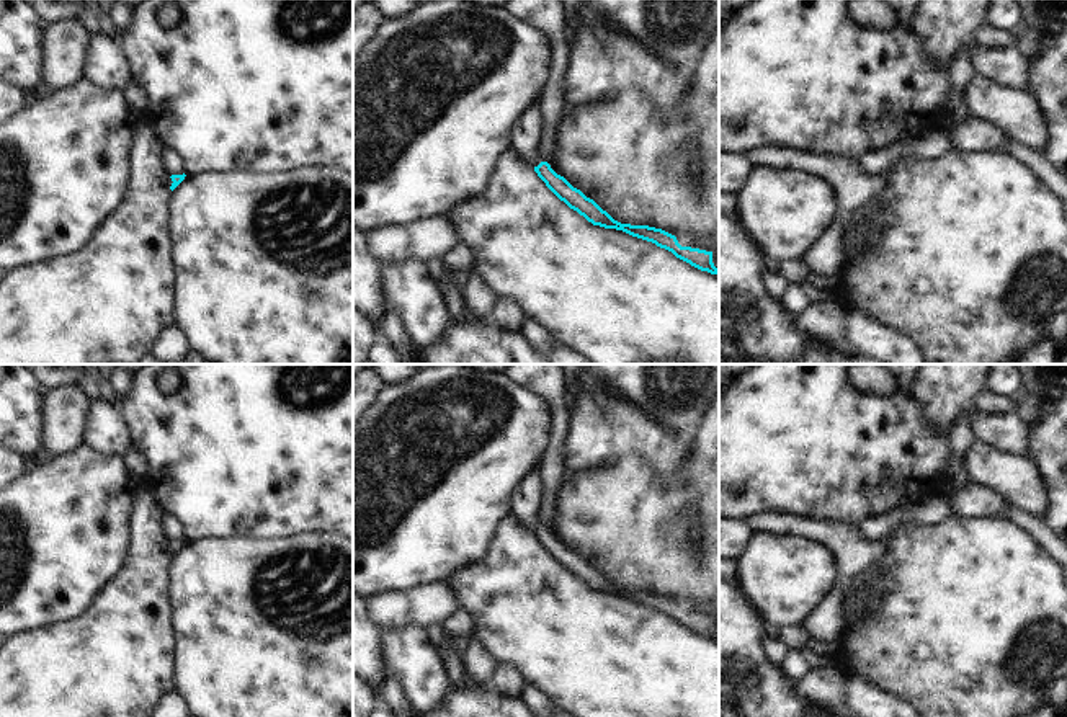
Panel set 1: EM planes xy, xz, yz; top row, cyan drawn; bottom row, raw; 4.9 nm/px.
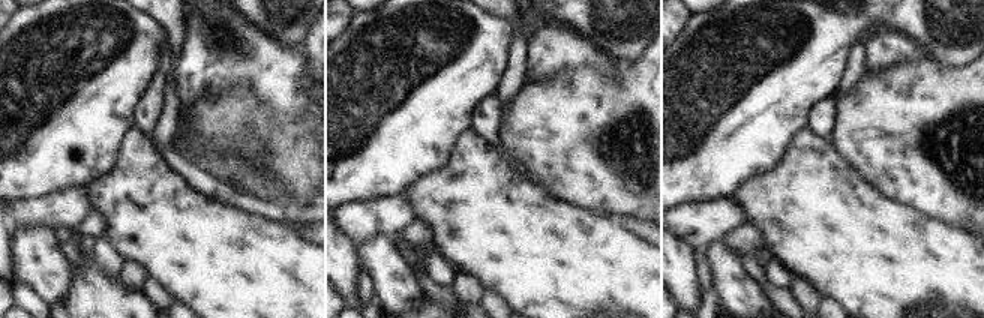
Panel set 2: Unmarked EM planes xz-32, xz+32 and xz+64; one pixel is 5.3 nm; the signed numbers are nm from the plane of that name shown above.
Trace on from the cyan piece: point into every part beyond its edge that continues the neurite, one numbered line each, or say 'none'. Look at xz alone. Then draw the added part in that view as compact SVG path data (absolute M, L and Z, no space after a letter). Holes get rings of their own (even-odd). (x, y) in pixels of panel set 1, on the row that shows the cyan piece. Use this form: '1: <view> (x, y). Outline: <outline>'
1: xz (525, 133). Outline: M541 91L536 101L525 108L511 126L511 149L529 165L538 167L538 142L541 136L542 118L539 113Z

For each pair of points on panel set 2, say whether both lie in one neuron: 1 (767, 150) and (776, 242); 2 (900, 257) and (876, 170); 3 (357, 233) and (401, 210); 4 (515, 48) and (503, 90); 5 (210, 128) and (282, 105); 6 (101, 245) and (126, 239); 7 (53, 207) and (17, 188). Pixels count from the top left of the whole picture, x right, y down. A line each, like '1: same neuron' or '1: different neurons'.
1: different neurons
2: different neurons
3: same neuron
4: same neuron
5: different neurons
6: different neurons
7: different neurons

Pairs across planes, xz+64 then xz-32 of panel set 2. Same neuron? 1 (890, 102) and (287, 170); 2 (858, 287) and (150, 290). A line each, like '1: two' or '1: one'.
1: one
2: two

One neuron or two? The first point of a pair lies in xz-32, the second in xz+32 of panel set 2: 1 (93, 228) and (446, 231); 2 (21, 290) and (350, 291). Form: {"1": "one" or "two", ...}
{"1": "two", "2": "two"}

